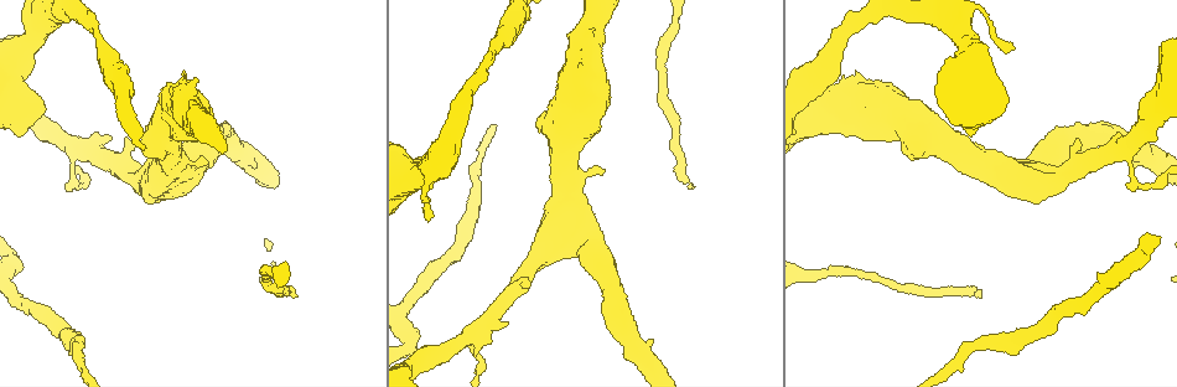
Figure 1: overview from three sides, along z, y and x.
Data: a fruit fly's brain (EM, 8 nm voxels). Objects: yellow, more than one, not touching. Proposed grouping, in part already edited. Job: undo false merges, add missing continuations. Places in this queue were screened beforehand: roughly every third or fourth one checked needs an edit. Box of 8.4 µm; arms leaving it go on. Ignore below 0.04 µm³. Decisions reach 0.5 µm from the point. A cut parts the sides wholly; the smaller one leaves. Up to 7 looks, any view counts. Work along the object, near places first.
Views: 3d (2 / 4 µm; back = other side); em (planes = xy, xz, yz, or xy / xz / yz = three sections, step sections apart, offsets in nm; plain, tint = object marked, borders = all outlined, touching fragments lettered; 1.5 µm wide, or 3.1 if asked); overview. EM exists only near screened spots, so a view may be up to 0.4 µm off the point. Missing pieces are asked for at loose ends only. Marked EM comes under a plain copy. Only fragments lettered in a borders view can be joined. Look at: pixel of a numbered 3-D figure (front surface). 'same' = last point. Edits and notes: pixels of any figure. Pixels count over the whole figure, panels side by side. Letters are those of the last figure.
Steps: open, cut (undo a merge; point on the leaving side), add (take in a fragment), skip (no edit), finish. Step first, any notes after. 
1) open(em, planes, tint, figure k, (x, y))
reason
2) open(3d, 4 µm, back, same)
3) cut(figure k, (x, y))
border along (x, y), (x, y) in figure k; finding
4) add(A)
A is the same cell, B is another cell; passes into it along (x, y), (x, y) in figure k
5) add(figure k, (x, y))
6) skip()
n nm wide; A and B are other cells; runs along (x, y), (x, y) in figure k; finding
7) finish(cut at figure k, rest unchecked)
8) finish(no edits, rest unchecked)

open(3d, 4 µm, figure 1, (1006, 50))
branch stops here

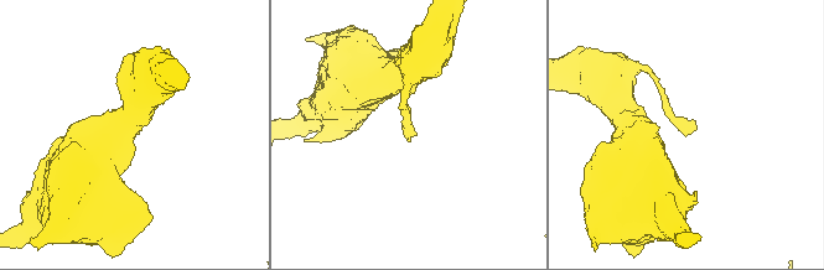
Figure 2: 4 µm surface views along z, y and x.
open(em, planes, borders, figure 2, (416, 134))

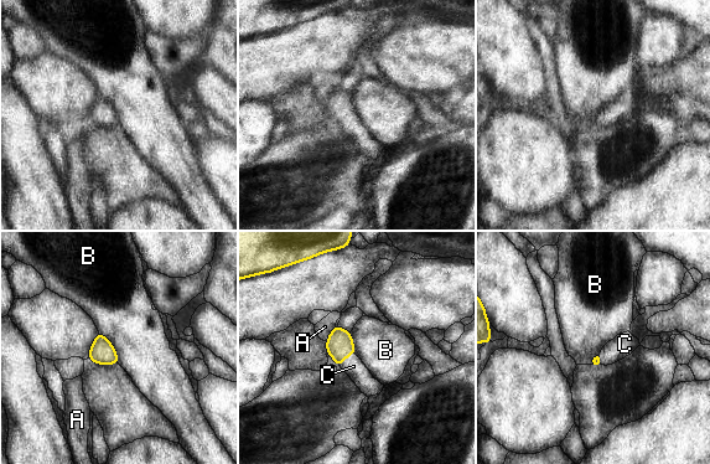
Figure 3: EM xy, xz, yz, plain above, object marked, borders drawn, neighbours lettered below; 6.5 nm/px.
add(C)
C is the same cell, A and B are other cells; passes into it along (340, 345), (346, 356), (353, 366) in figure 3; the cell continues

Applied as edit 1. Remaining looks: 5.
open(overview)
redraw

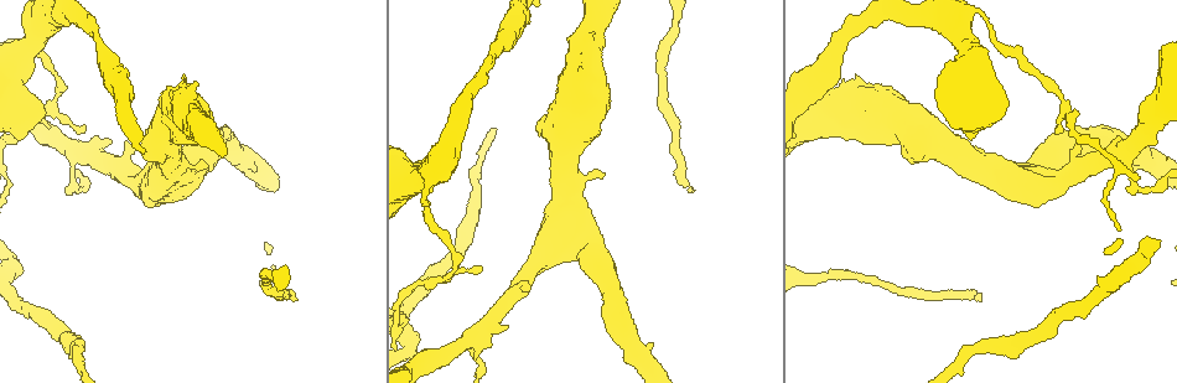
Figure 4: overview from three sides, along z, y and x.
open(em, xy, step 8, borders, figure 4, (1076, 147))
an open end

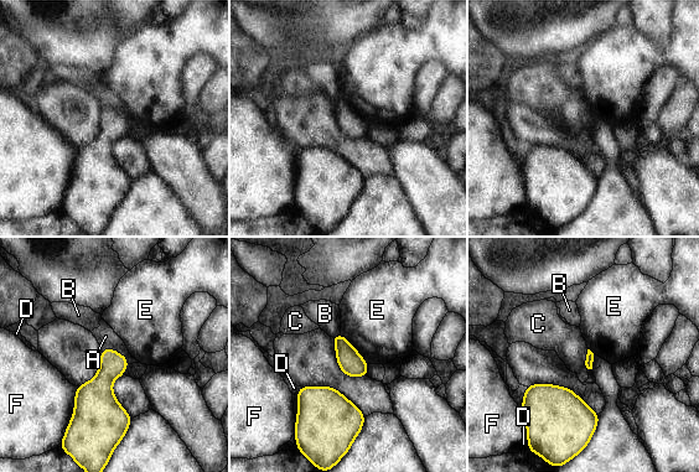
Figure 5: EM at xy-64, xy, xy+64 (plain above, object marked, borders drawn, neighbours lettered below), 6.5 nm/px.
open(em, planes, borders, same)
cut it another way

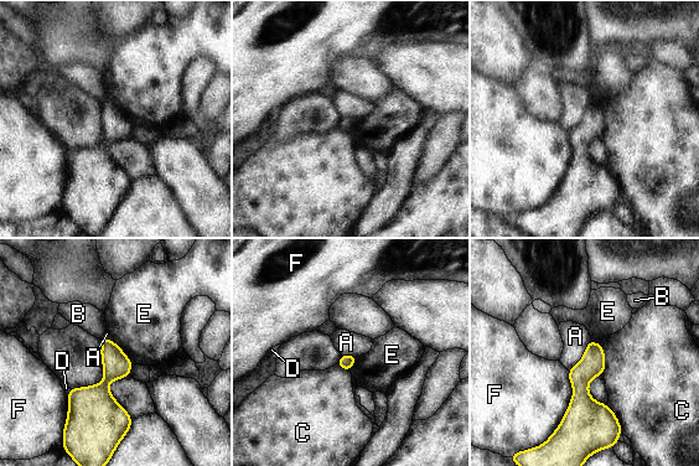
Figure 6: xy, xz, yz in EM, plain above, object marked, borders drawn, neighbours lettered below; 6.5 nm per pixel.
skip()
F touches over 440 nm; A, B, C, D, E and F are other cells; no lettered fragment goes on from it

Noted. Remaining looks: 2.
finish(add at figure 3, rest unchecked)

